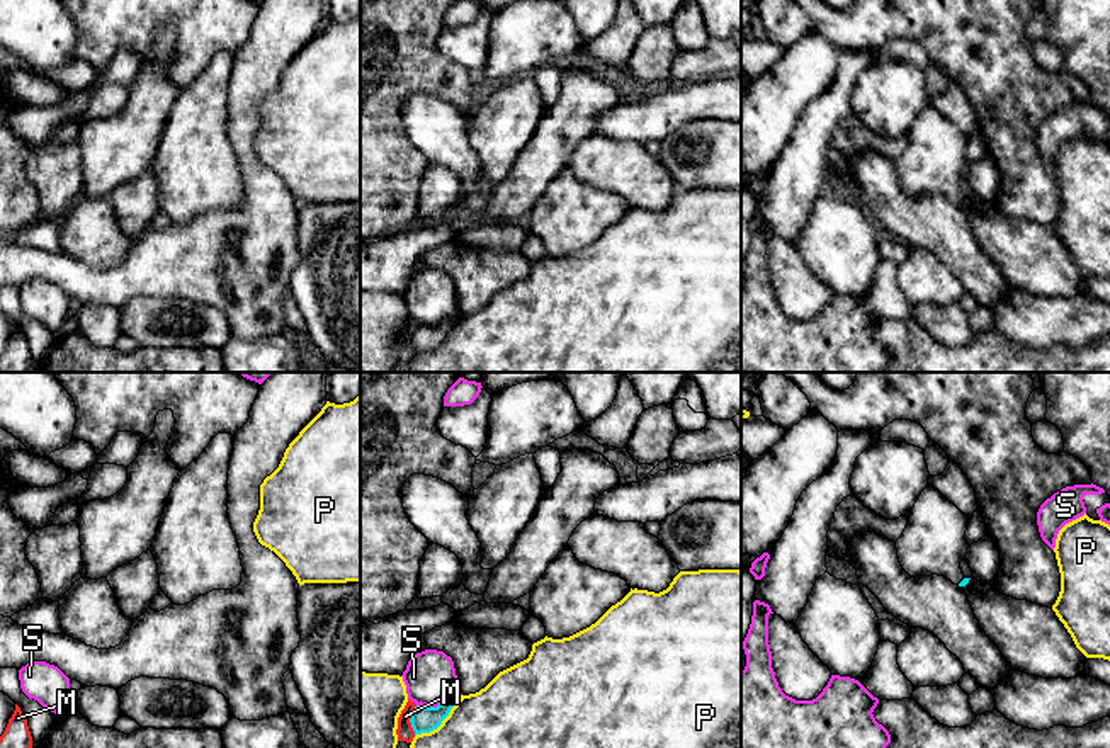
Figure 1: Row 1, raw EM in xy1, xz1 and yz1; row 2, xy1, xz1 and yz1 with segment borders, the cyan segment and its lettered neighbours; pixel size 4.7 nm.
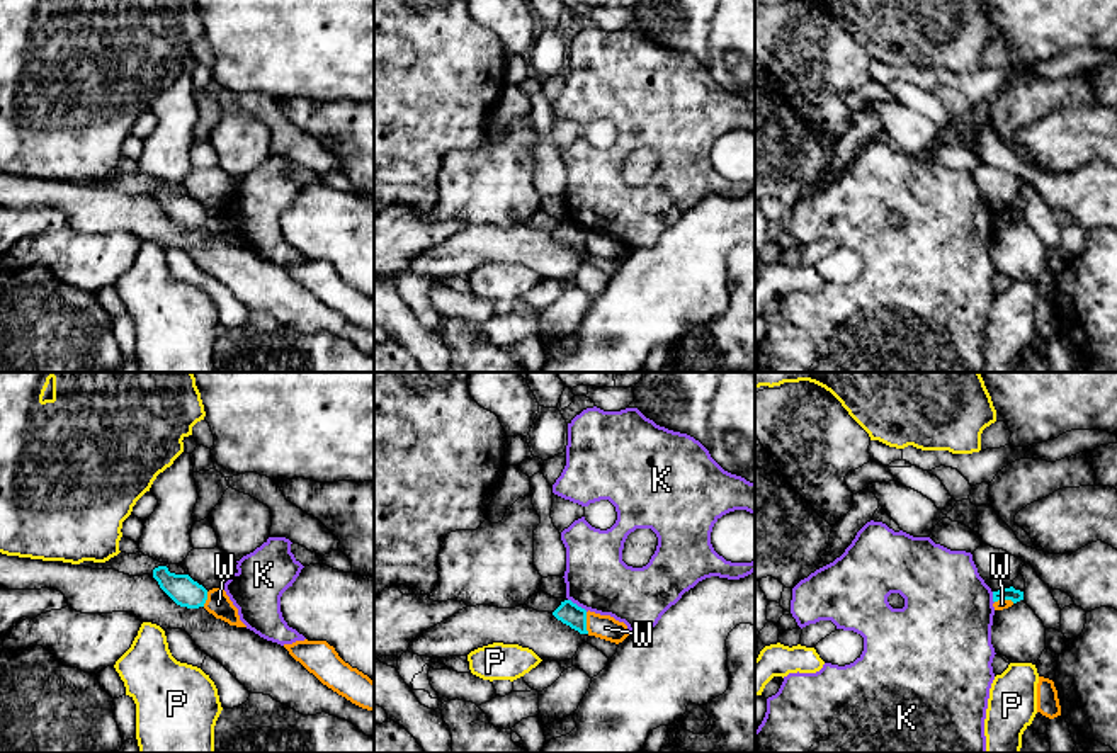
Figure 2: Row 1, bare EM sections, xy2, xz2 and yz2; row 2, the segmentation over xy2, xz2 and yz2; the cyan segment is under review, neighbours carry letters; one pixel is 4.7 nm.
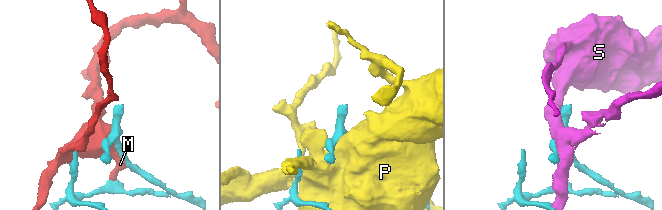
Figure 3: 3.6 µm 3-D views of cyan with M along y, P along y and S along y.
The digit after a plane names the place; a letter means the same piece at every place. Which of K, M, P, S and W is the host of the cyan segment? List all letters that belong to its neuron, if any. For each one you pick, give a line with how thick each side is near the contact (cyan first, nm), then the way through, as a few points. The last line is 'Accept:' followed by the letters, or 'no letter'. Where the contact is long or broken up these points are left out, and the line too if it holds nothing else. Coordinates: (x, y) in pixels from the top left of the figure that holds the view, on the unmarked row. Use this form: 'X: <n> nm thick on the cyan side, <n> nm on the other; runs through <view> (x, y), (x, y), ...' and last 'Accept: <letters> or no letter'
Accept: no letter

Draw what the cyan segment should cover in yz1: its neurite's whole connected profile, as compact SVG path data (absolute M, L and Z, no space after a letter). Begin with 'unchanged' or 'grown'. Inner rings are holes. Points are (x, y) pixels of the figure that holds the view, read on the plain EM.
grown; M926 105L918 116L903 155L896 160L903 189L911 196L945 196L966 206L960 180L967 173L969 136L950 122L938 109Z

